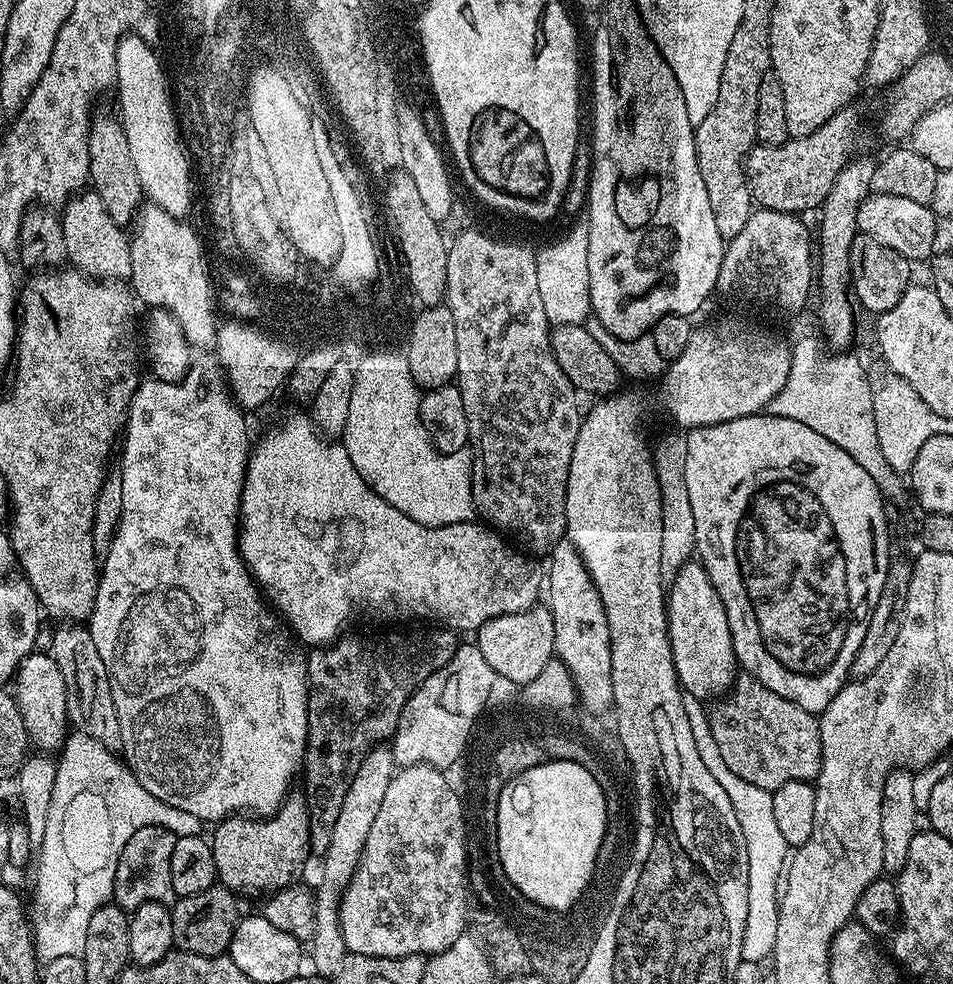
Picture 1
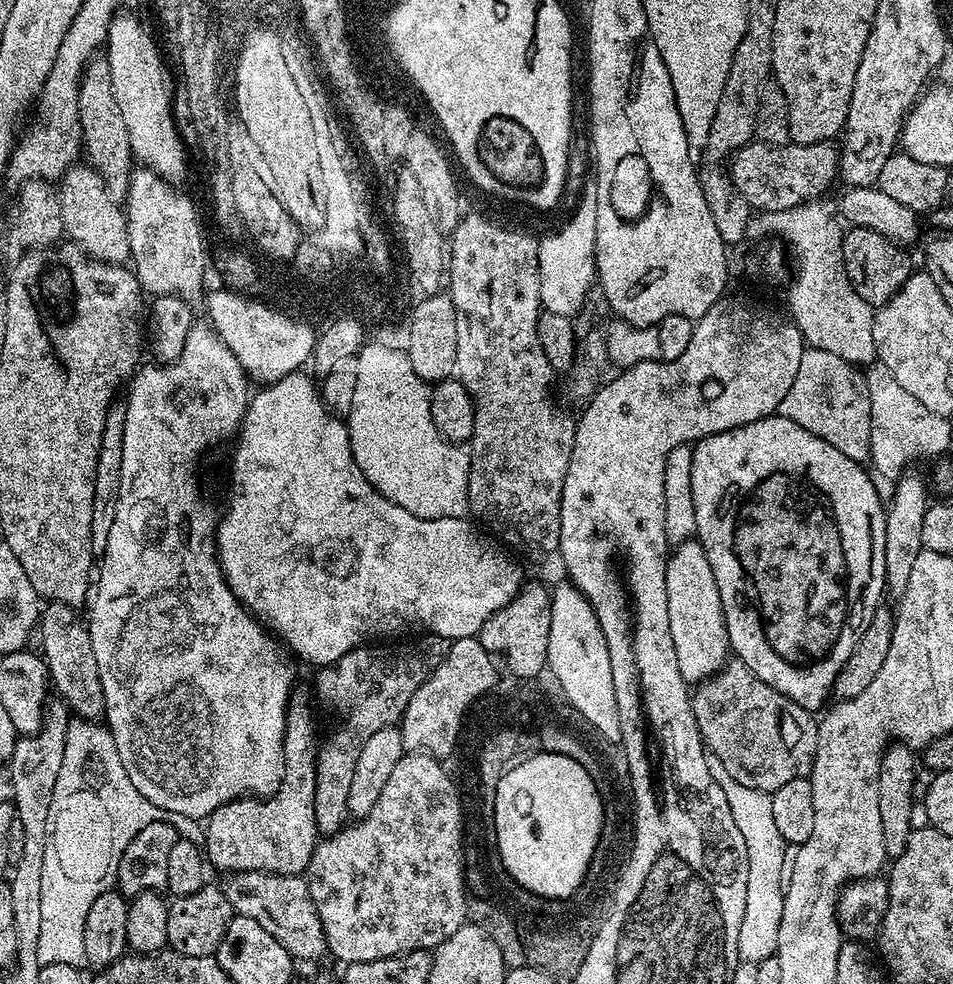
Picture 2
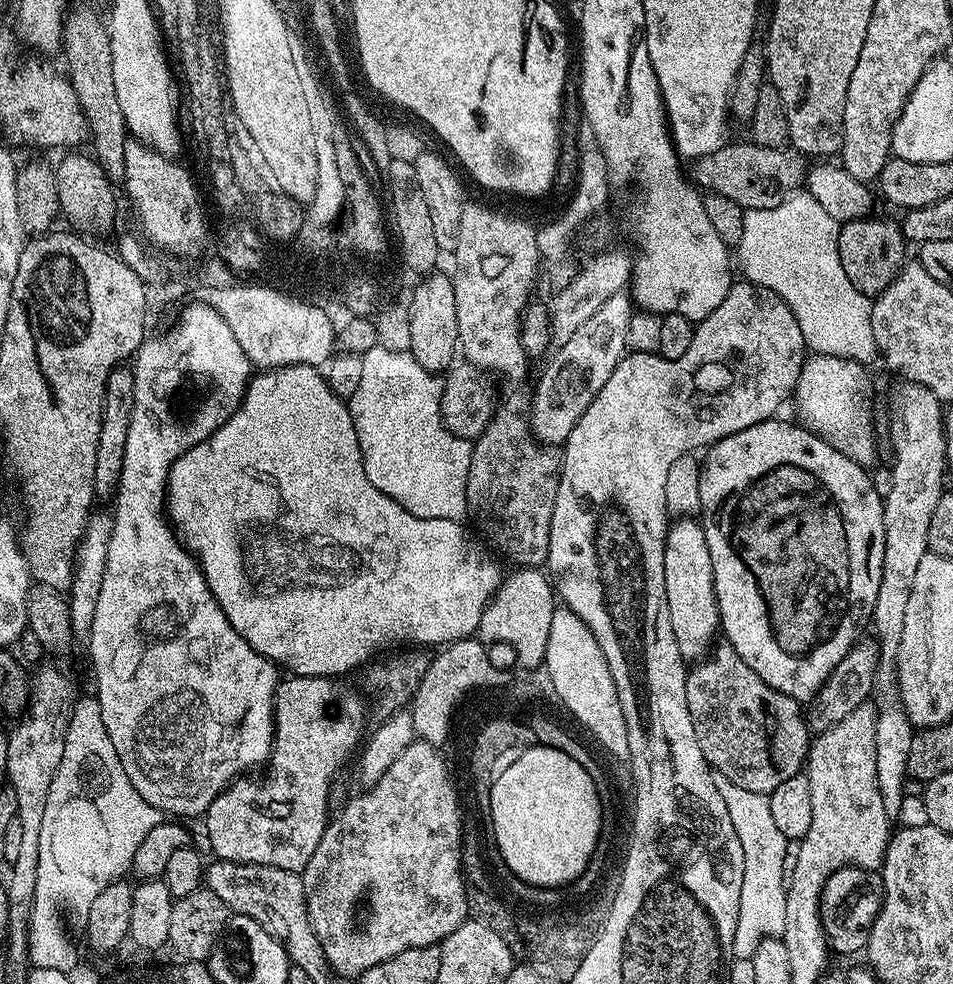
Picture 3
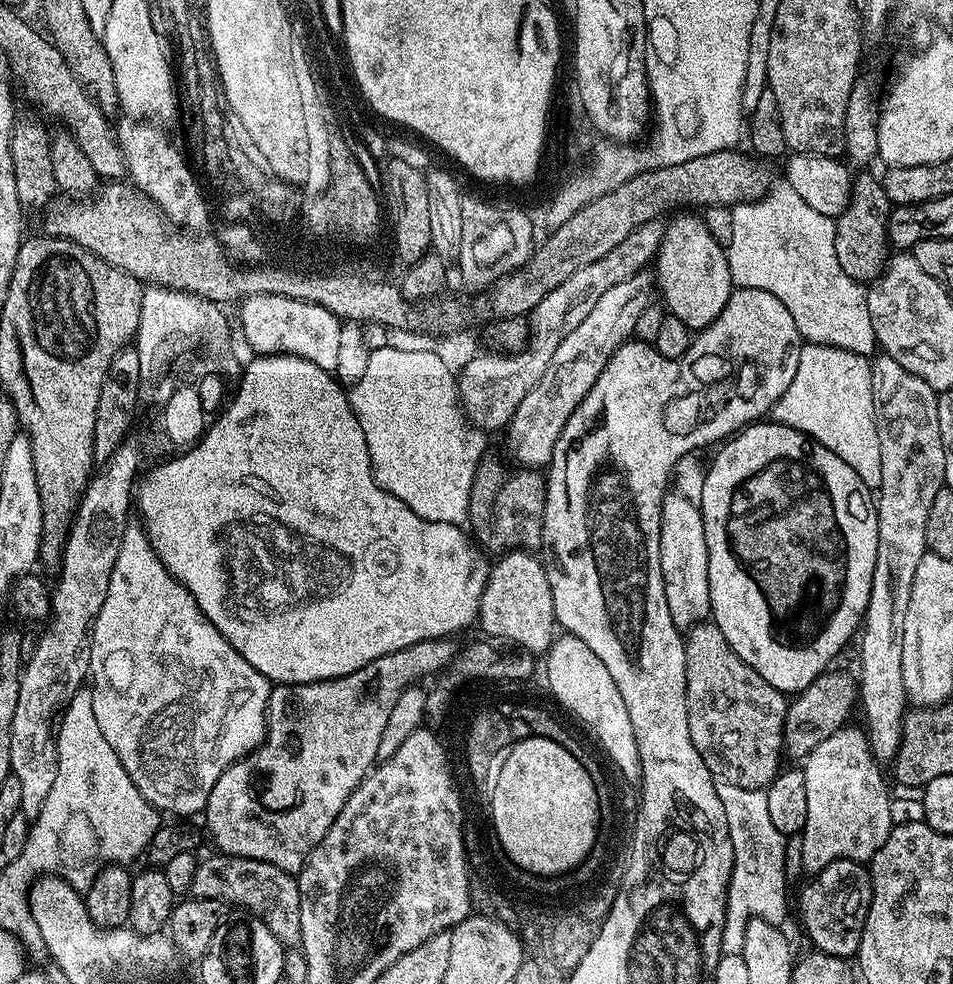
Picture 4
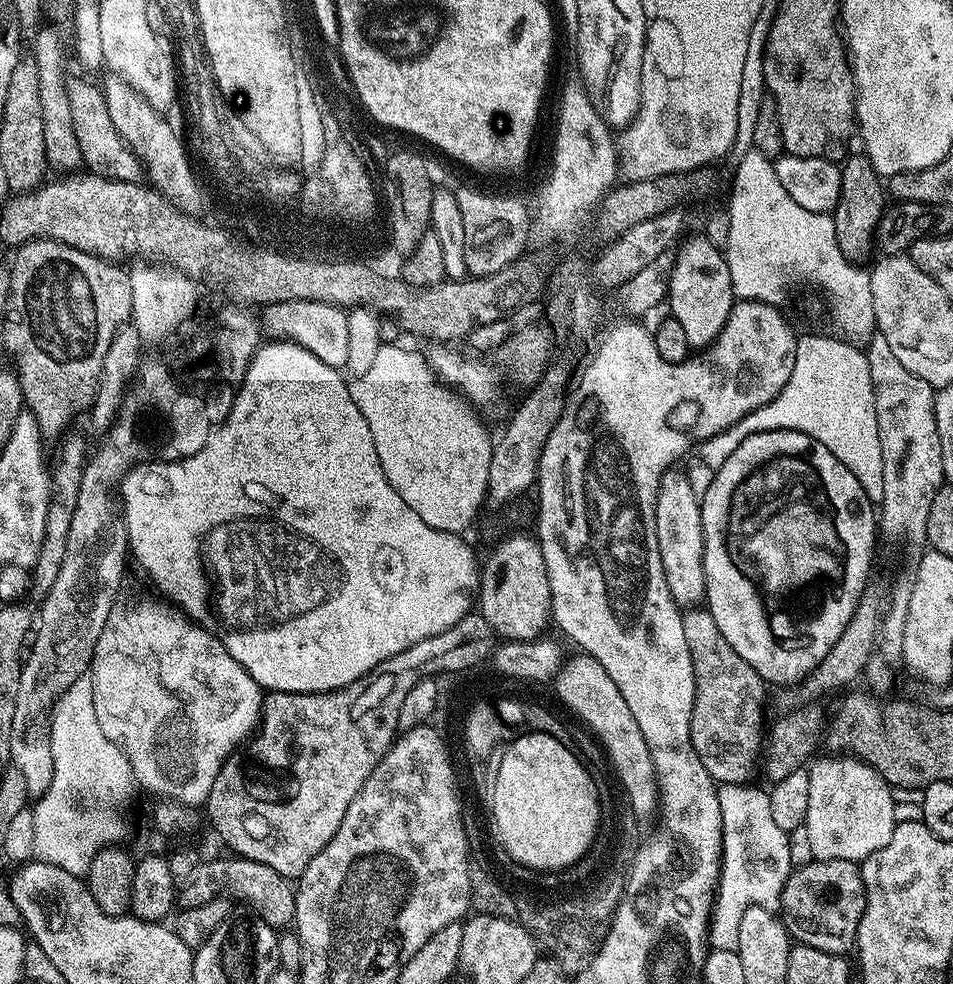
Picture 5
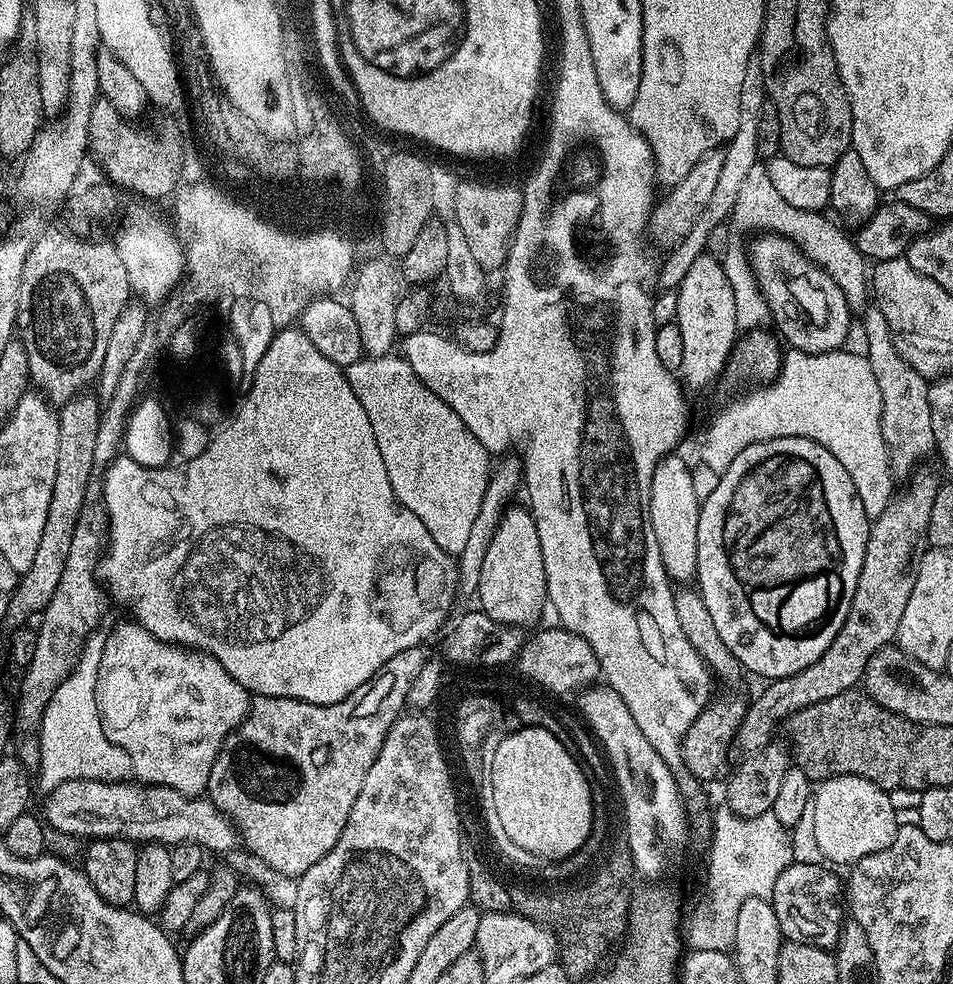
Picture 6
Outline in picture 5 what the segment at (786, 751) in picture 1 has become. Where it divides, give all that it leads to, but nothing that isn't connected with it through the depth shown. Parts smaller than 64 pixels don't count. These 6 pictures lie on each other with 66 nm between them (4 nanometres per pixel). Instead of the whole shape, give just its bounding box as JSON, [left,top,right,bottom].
[682,606,766,784]

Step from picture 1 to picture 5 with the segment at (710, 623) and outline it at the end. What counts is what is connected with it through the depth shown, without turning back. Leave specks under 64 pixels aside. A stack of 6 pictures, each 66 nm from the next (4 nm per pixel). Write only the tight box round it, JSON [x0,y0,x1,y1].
[654,466,704,606]

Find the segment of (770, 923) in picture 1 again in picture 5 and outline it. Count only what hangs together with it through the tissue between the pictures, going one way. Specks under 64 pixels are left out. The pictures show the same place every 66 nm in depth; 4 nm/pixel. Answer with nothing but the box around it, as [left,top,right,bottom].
[706,784,794,952]

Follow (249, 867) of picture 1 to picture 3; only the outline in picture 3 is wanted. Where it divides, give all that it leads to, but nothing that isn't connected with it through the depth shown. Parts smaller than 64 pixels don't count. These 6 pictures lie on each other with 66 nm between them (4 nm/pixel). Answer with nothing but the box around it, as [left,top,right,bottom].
[202,674,365,873]

